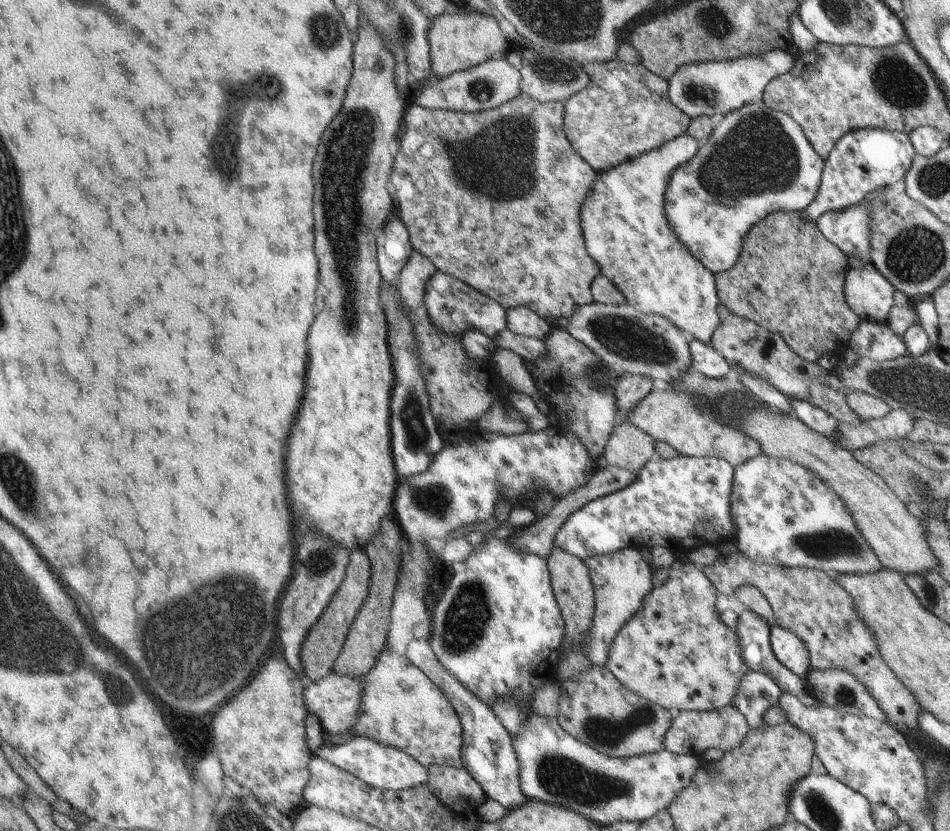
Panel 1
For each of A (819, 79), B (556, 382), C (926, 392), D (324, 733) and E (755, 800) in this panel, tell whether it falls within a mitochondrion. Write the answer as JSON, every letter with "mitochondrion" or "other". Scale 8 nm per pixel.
{"A":"other","B":"other","C":"mitochondrion","D":"other","E":"other"}

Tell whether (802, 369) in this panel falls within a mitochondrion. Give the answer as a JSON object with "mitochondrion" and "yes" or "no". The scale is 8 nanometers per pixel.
{"mitochondrion":"no"}

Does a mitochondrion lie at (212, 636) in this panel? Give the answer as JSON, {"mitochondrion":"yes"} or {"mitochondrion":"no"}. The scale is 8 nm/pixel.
{"mitochondrion":"yes"}

